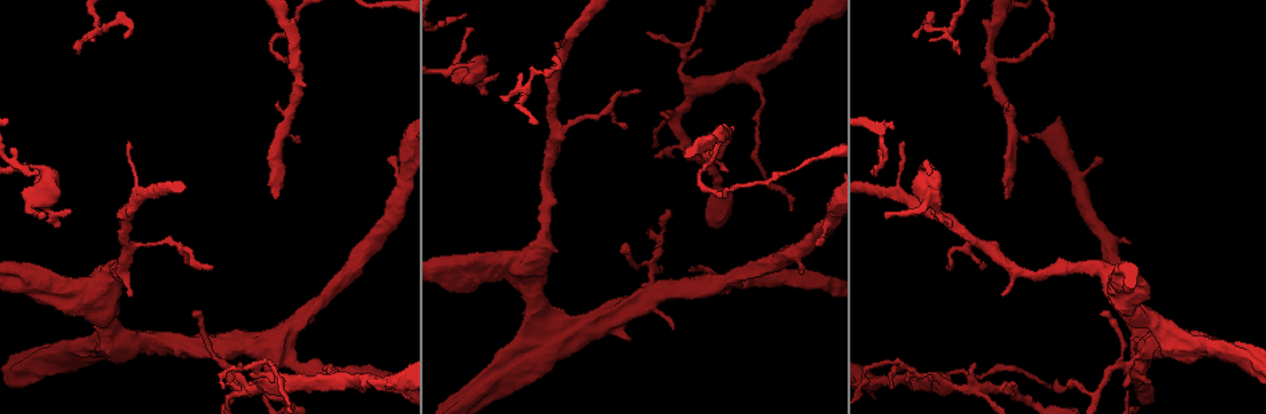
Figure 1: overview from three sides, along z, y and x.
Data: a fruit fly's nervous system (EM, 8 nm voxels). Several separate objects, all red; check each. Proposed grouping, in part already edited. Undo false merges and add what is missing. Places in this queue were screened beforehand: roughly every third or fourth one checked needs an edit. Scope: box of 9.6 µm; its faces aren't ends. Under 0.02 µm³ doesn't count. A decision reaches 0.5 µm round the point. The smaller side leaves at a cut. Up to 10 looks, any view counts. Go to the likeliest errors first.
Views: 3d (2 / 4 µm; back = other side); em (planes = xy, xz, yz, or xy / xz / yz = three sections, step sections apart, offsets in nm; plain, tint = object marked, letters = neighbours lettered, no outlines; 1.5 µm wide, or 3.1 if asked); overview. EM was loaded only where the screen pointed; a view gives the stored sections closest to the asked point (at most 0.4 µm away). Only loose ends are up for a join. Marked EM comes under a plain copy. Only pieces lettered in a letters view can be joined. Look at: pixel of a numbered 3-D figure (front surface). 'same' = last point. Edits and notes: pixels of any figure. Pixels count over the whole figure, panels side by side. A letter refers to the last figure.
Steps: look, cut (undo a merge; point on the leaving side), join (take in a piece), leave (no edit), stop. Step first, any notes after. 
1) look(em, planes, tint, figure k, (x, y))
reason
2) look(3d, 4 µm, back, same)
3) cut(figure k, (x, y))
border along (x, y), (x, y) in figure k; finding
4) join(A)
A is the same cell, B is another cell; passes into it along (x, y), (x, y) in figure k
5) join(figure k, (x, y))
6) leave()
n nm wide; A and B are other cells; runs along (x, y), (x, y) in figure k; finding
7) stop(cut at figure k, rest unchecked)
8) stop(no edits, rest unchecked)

look(em, planes, letters, figure 1, (273, 198))
branch stops here

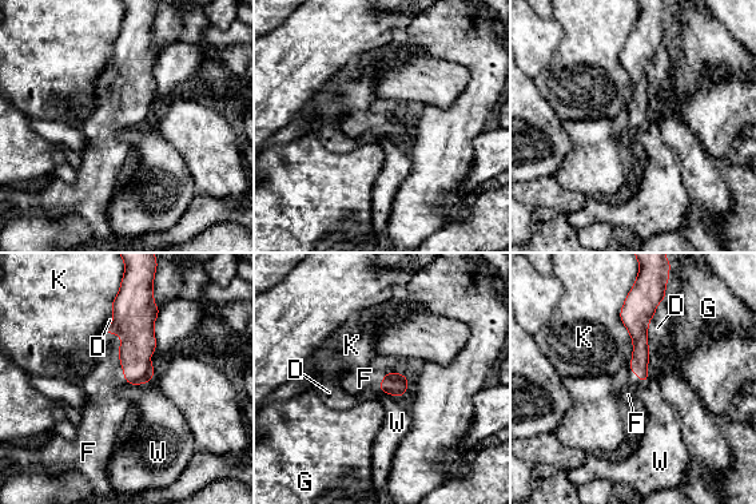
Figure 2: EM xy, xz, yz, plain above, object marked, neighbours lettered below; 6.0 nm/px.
join(F)
F is the same cell, D, G, K and W are other cells; passes into it along (138, 341), (123, 370), (103, 407) in figure 2; it goes on there

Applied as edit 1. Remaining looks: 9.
look(overview)
redraw

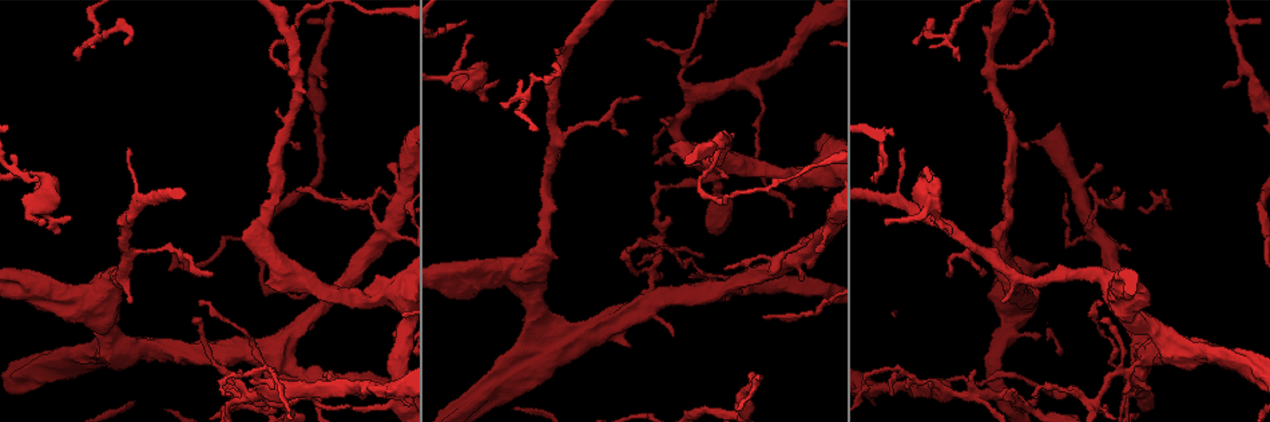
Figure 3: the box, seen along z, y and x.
look(em, xy, step 8, letters, figure 3, (46, 183))
abrupt turn

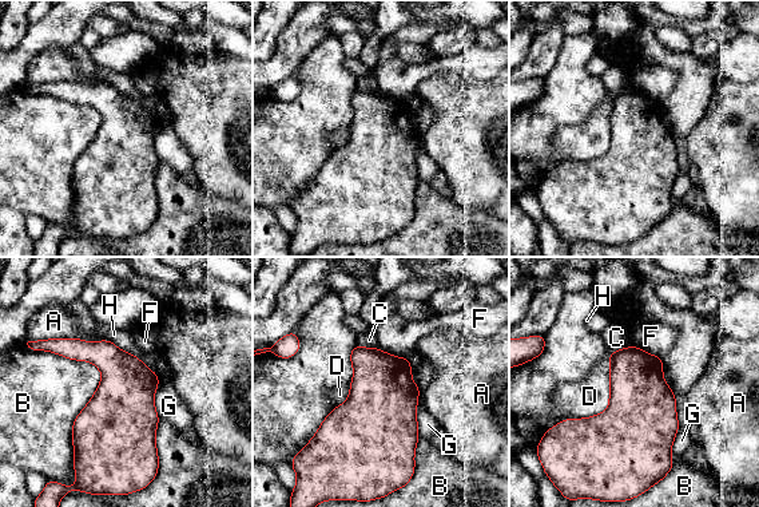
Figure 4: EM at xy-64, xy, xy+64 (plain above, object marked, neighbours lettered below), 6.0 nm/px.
leave()
B touches over 750 nm; A, B, C, D, F, G and H are other cells; border along (610, 360), (608, 406), (563, 420) in figure 4; continuous, no second neuron

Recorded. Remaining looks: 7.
look(em, planes, letters, figure 3, (322, 86))

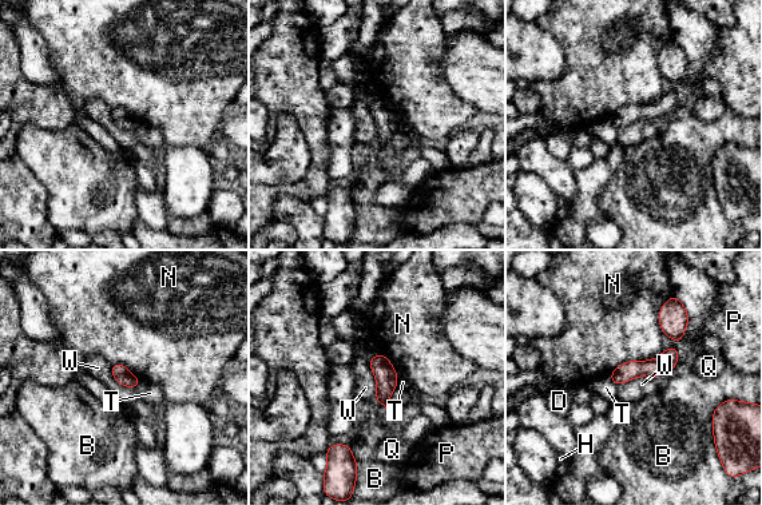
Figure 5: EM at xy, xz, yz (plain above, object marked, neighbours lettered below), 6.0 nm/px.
leave()
100 nm wide; B, D, H, N, P, Q, T and W are other cells; runs along (674, 353), (655, 368), (614, 376) in figure 5; none of them fits

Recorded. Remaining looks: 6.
look(em, yz, step 8, tint, figure 3, (272, 46))
sharp bend

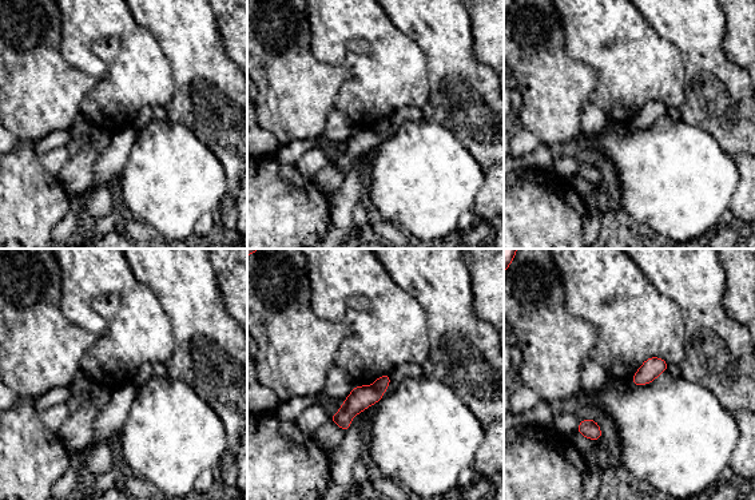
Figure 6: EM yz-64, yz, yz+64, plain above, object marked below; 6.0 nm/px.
look(em, yz, step 8, letters, same)

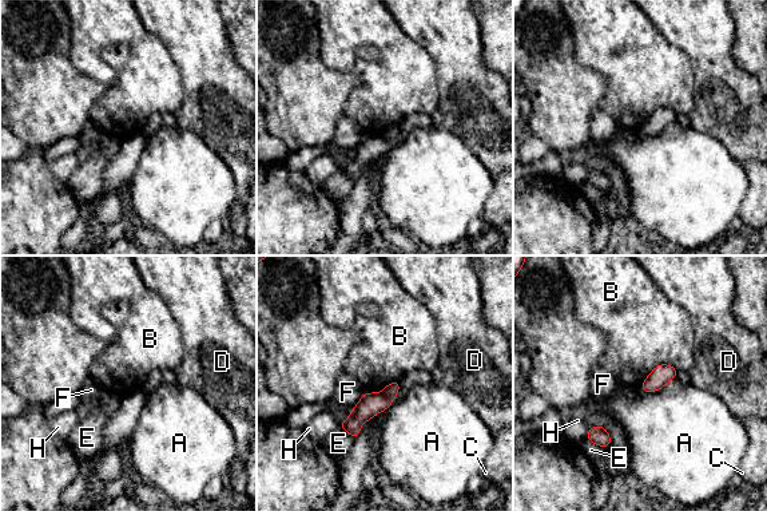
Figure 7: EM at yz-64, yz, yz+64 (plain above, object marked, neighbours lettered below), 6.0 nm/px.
cut(figure 7, (390, 391))
120 nm wide; A, B, C, D, E, F and H are other cells; border along (381, 393), (392, 399) in figure 7; a second neuron is stuck on

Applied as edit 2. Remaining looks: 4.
stop(join at figure 2, cut at figure 7, rest unchecked)

